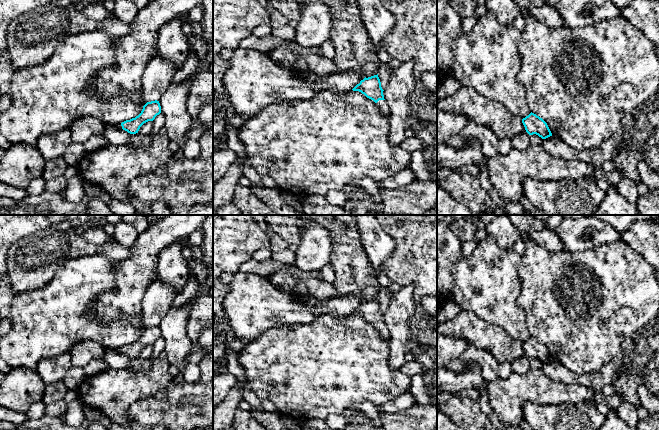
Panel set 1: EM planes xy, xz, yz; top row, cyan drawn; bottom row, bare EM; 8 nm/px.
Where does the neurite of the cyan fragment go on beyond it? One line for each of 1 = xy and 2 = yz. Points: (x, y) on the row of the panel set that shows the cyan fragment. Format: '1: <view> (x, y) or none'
1: xy (106, 126)
2: none

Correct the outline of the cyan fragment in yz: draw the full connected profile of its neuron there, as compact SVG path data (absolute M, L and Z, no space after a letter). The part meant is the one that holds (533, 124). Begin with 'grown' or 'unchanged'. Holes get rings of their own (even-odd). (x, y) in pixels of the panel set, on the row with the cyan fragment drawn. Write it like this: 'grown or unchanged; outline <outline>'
unchanged; outline M532 112L522 119L522 123L525 127L526 132L529 135L536 134L542 139L546 139L552 136L552 133L547 123L542 118Z

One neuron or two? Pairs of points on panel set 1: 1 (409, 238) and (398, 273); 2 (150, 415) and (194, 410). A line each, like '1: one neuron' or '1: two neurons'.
1: one neuron
2: one neuron

